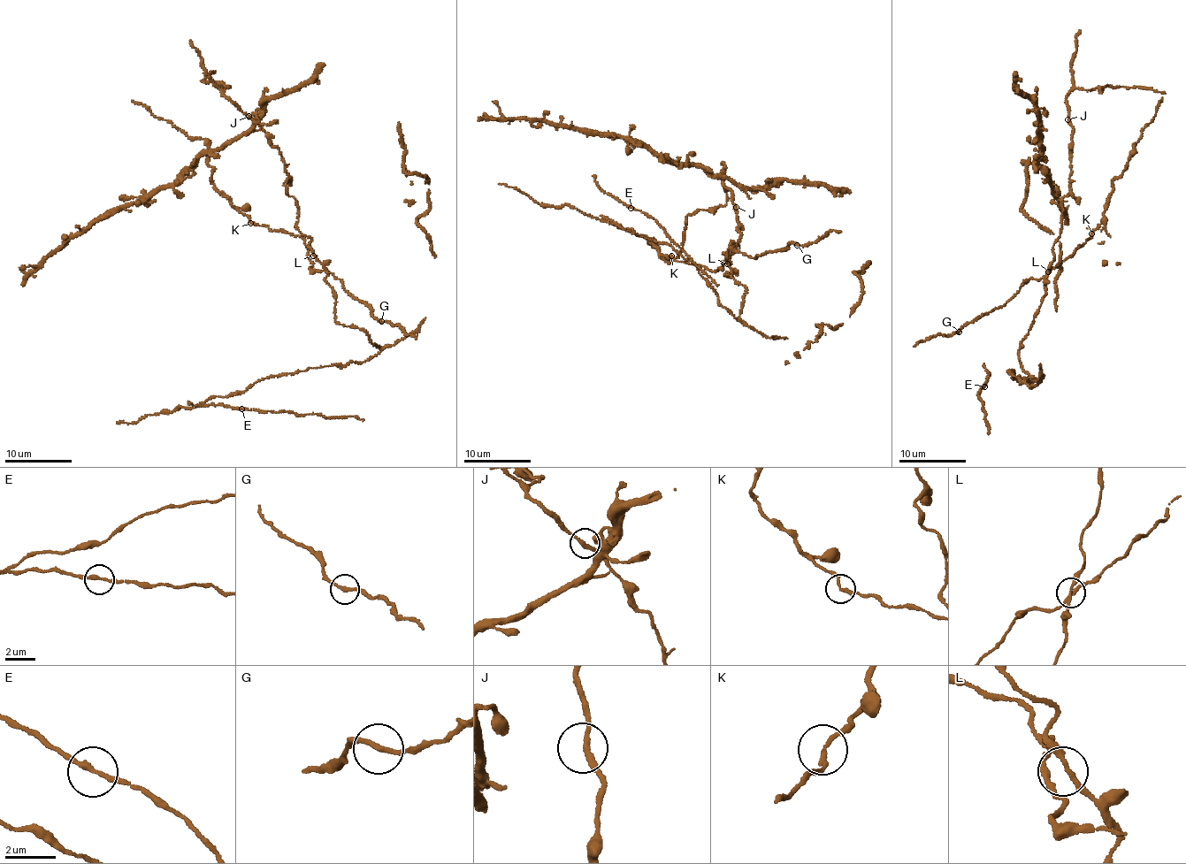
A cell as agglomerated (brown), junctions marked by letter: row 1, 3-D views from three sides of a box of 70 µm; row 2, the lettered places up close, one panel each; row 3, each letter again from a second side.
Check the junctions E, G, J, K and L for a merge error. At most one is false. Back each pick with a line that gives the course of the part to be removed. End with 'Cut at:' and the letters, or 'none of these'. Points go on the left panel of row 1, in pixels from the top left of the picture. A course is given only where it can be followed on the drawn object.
Cut at: none of these

